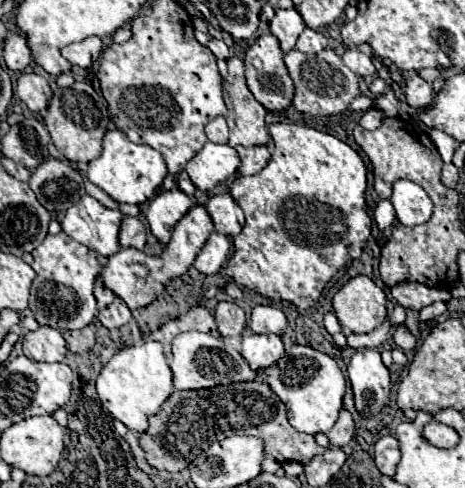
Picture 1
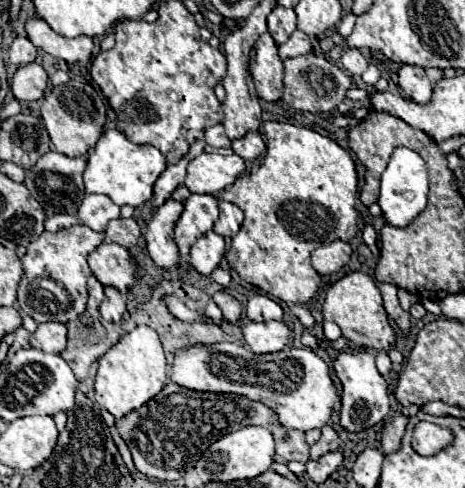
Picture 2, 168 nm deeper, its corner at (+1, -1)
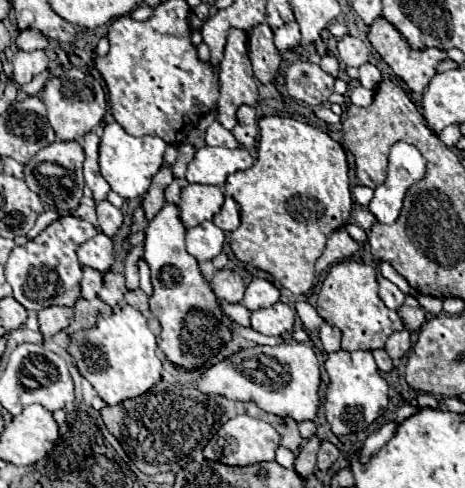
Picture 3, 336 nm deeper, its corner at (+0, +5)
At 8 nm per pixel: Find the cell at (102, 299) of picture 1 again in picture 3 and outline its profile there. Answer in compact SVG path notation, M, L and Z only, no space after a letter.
M84 268L84 278L82 278L82 296L86 300L96 298L98 290L102 288L102 274L94 268Z

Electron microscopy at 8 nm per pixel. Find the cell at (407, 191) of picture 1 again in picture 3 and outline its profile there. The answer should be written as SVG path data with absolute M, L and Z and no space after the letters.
M396 142L390 148L388 172L382 186L374 190L370 202L370 212L382 224L394 224L400 216L404 198L412 184L420 182L426 176L426 158L418 148L406 142Z

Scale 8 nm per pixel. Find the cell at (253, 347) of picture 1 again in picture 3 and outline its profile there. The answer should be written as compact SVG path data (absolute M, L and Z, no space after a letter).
M274 304L270 308L262 308L252 312L250 316L250 326L266 336L284 336L292 330L294 326L294 310L288 304Z

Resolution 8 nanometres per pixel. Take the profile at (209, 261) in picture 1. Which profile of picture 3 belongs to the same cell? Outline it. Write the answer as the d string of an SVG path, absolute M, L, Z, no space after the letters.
M202 222L196 228L186 230L186 250L202 264L222 252L224 232L212 222Z

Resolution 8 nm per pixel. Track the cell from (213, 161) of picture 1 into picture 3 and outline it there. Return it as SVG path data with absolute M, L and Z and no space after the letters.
M202 146L188 162L186 180L192 184L222 186L226 178L238 170L252 166L252 156L246 148L212 148Z

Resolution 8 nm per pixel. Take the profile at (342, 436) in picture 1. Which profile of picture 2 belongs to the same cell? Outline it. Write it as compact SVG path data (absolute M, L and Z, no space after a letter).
M323 426L321 428L321 438L311 446L311 460L317 460L317 458L321 458L327 452L337 450L337 446L339 446L337 432L331 426Z

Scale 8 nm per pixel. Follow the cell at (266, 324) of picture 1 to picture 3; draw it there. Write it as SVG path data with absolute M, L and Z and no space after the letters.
M256 278L256 280L252 280L252 282L248 284L242 304L244 304L248 310L260 310L260 308L270 308L270 306L276 304L278 300L280 300L278 288L276 288L272 282L268 282L268 280Z

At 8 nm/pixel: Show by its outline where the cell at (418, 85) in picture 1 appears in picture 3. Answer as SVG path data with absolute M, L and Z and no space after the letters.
M376 18L370 26L368 40L394 74L400 76L412 92L420 94L436 74L438 62L446 58L446 52L436 48L412 50L406 40L402 40L402 36L398 36L398 32L394 32L394 28L390 28L390 24L382 18Z

